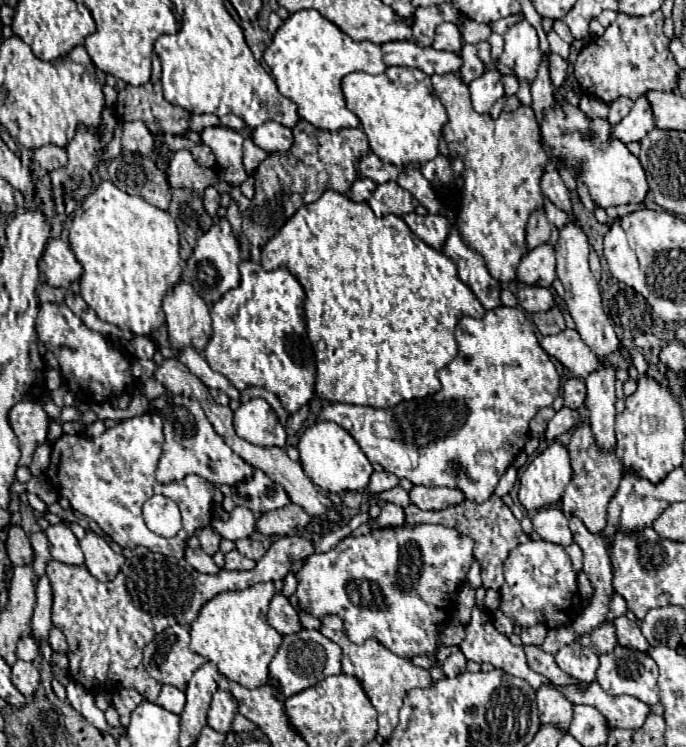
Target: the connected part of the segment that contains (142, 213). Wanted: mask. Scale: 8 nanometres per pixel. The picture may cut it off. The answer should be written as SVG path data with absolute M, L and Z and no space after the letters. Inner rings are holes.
M100 181L98 187L74 211L70 225L70 247L84 269L80 277L80 295L102 321L118 325L120 329L130 329L136 335L150 335L164 323L162 297L180 281L182 275L178 229L174 219L170 219L170 213L150 205L138 195L120 191L110 181Z

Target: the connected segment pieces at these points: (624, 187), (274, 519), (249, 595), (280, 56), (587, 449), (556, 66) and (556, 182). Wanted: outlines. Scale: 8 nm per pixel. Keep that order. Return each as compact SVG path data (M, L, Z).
M566 101L560 105L554 103L554 107L546 111L544 121L540 123L542 141L550 147L554 161L558 157L566 157L570 169L574 169L578 163L584 165L582 177L598 207L642 203L646 199L646 193L650 191L644 169L642 169L640 161L626 149L624 143L614 141L608 147L606 145L608 133L610 133L608 121L604 121L604 119L590 121L578 107L572 107Z
M290 503L286 507L266 511L256 519L256 531L262 535L292 535L292 531L304 529L310 521L314 521L312 515L308 515L302 507Z
M256 583L244 591L220 593L204 603L198 619L190 625L190 651L216 663L224 677L240 683L242 687L254 689L266 683L268 663L282 639L282 635L266 621L268 603L274 593L274 583Z
M302 9L290 15L278 27L270 45L266 47L264 61L270 67L280 93L298 105L300 119L306 119L314 127L330 133L336 133L344 127L358 127L360 123L358 117L346 109L340 89L342 77L352 71L378 75L386 69L378 45L370 41L352 41L316 9Z
M588 421L578 425L572 431L572 439L568 443L568 453L570 453L574 475L562 495L562 511L578 517L588 527L590 533L602 533L608 523L608 519L606 519L608 503L614 497L614 491L618 489L618 479L622 477L622 463L614 449L602 451L602 447L594 439L594 433L592 433Z
M552 53L552 55L550 55L550 77L552 77L552 83L554 83L556 87L562 85L564 77L566 77L566 69L568 69L566 61L564 61L558 53Z
M552 165L550 171L544 171L542 175L542 181L540 181L540 187L542 187L542 193L560 209L564 211L572 211L572 205L570 205L570 195L568 195L568 189L564 185L564 181L560 179L556 167Z

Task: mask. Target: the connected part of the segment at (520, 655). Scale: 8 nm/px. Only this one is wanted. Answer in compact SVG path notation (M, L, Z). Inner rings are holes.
M474 605L474 609L472 609L472 619L470 619L470 623L466 625L466 637L464 637L464 641L460 643L460 649L462 649L462 653L466 655L466 659L472 659L472 661L476 661L476 663L492 663L496 669L502 669L502 671L506 671L508 675L516 675L516 677L526 679L534 689L538 689L542 683L548 681L544 675L538 675L536 671L528 669L524 649L512 645L510 639L508 639L506 635L502 635L502 633L494 627L490 611L486 611L486 609L478 607L478 605Z

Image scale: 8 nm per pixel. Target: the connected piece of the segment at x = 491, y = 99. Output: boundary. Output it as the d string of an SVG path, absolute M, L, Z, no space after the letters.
M490 67L490 71L486 71L482 77L474 79L470 85L470 97L472 97L472 105L478 113L488 113L490 107L500 99L504 97L504 87L500 83L500 73Z

